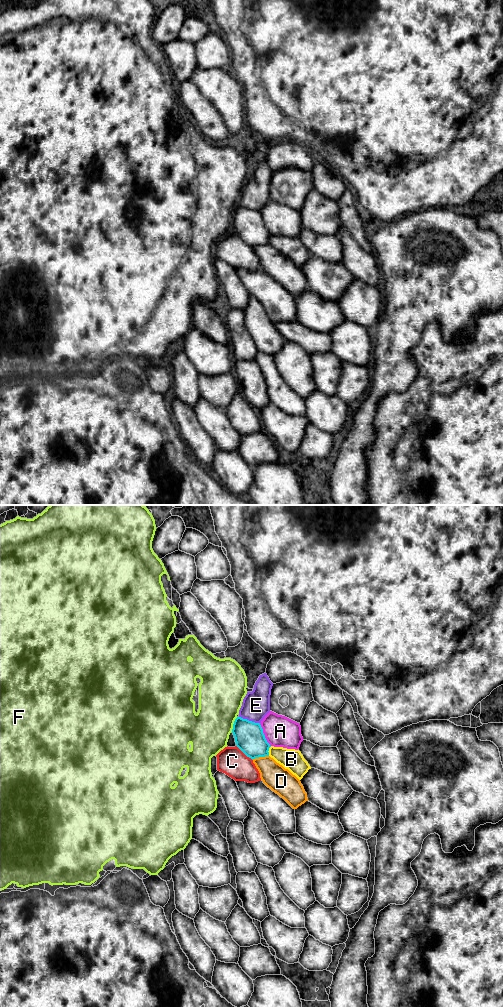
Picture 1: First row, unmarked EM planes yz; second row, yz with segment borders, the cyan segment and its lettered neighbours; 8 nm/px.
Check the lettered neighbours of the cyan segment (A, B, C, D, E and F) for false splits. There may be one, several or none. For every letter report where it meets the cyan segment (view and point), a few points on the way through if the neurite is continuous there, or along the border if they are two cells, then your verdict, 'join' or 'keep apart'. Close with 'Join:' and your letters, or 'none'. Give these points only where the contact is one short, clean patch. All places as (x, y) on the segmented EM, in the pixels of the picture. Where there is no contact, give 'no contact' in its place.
A: meets cyan in yz at (264, 735); keep apart
B: meets cyan in yz at (268, 750); keep apart
C: meets cyan in yz at (244, 753); keep apart
D: meets cyan in yz at (260, 756); keep apart
E: meets cyan in yz at (248, 720); keep apart
F: meets cyan in yz at (233, 724); keep apart
Join: none

